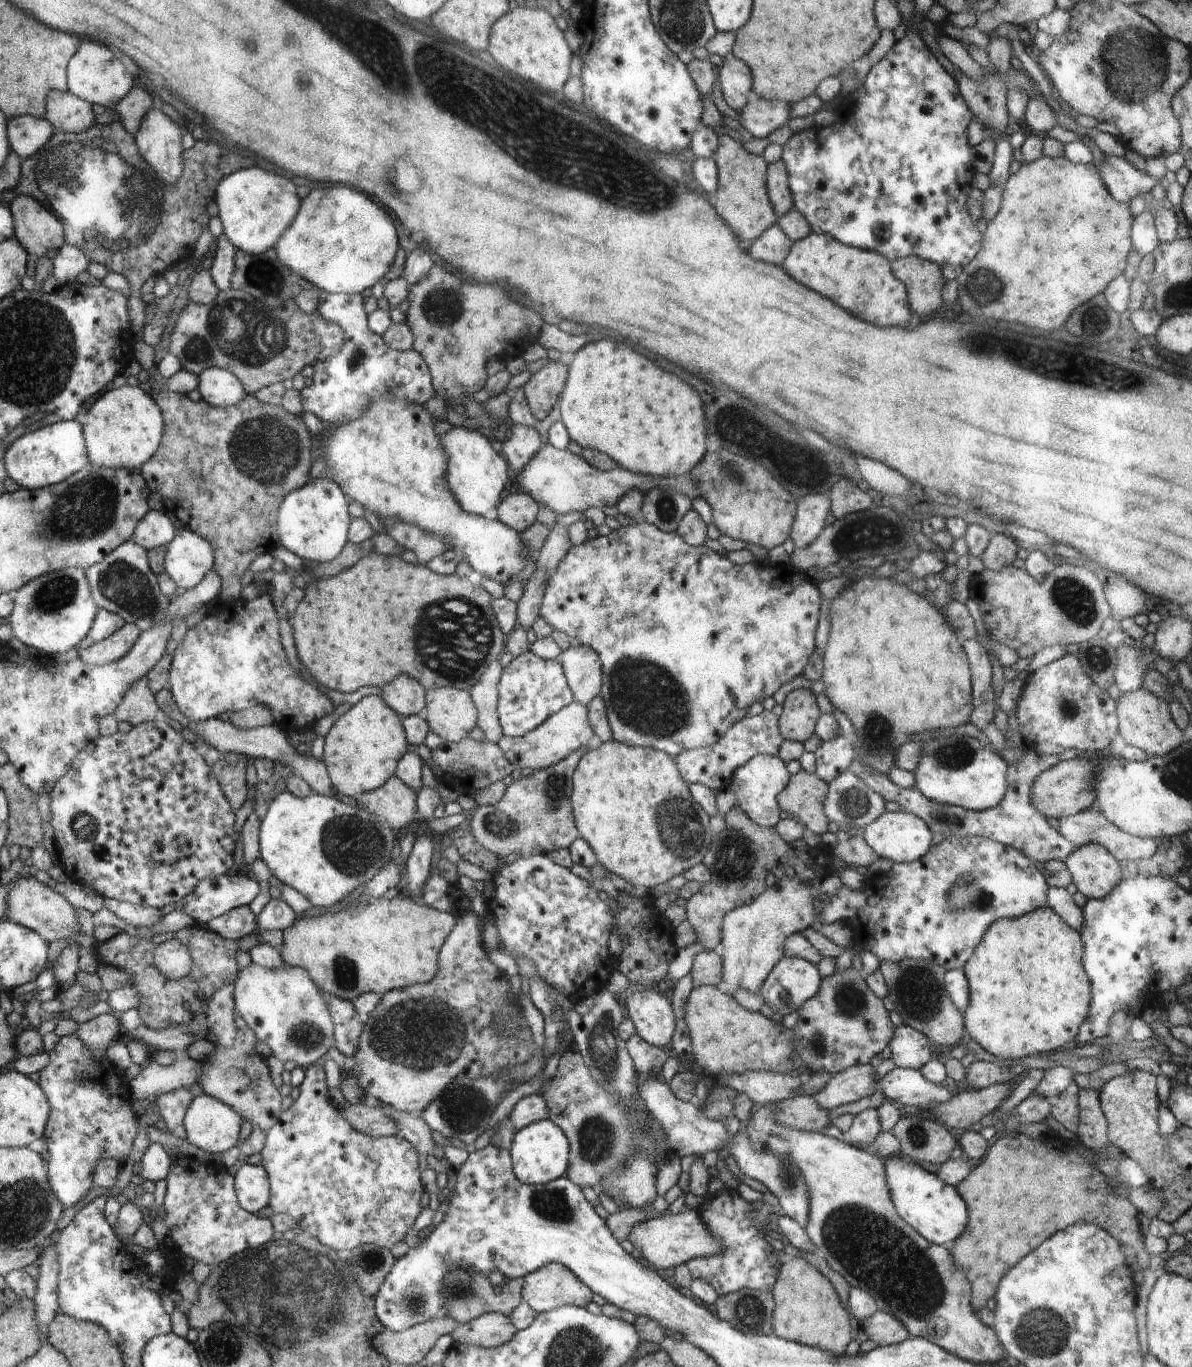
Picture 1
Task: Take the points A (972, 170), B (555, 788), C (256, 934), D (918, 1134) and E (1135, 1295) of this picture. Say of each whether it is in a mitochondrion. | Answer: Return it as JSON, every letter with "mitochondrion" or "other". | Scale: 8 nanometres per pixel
{"A":"other","B":"mitochondrion","C":"other","D":"mitochondrion","E":"other"}

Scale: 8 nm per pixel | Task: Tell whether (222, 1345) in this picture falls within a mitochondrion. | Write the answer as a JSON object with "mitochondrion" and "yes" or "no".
{"mitochondrion":"yes"}

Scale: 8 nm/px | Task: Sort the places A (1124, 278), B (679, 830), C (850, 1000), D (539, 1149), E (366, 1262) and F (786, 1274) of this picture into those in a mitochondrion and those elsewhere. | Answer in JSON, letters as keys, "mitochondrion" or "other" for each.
{"A":"other","B":"mitochondrion","C":"mitochondrion","D":"other","E":"mitochondrion","F":"other"}

